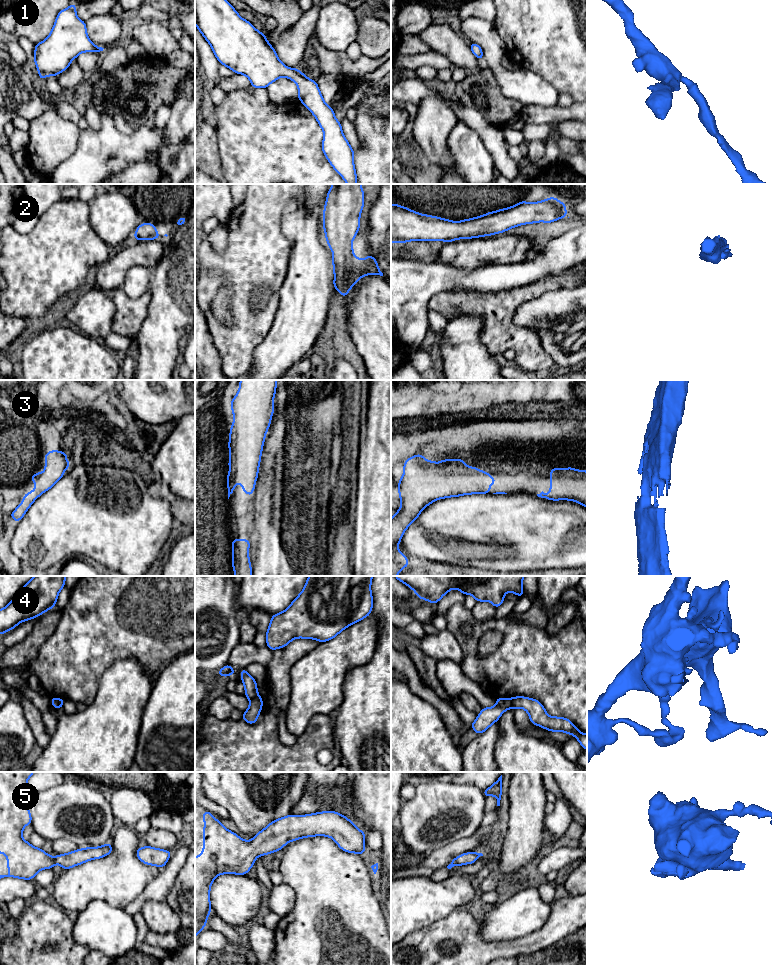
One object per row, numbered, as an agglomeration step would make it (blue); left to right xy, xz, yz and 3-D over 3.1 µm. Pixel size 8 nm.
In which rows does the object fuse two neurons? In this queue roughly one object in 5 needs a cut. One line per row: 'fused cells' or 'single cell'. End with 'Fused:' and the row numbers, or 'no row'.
1: single cell
2: single cell
3: single cell
4: fused cells
5: single cell
Fused: 4

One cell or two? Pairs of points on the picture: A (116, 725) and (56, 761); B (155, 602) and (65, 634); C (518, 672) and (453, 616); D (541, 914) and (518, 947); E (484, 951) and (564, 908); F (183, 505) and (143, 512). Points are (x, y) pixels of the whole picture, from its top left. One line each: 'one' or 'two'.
A: one
B: one
C: one
D: two
E: one
F: two

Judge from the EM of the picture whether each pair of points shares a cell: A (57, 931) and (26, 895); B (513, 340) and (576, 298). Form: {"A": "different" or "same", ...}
{"A": "different", "B": "different"}

